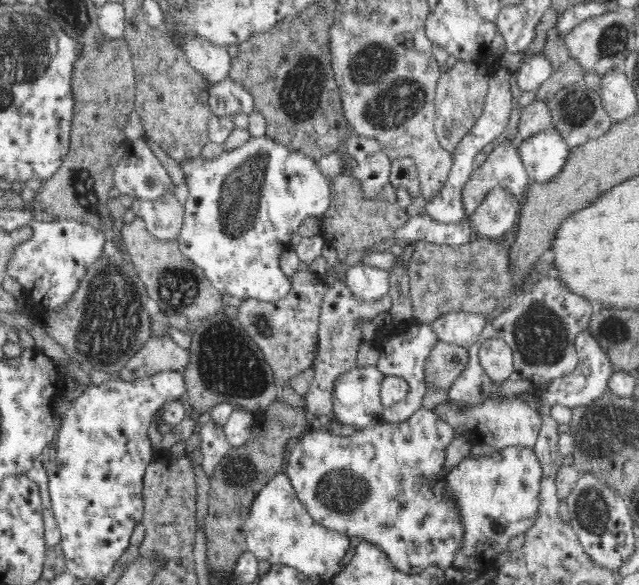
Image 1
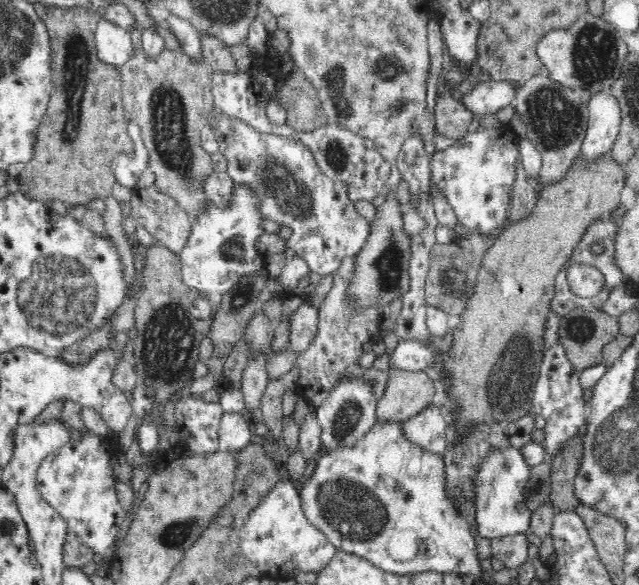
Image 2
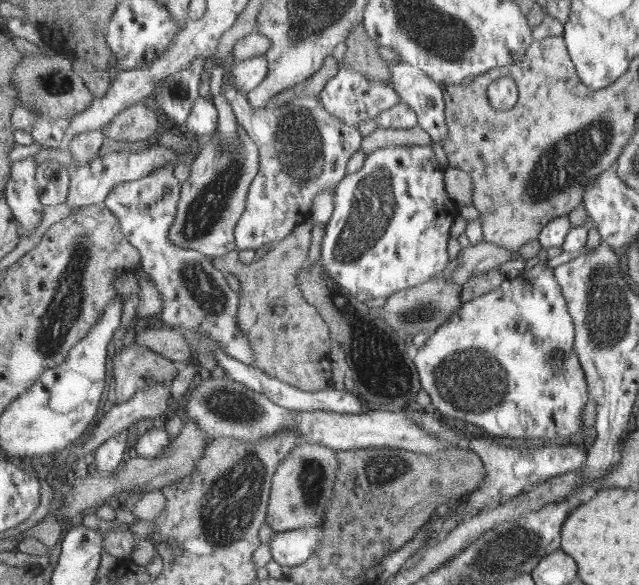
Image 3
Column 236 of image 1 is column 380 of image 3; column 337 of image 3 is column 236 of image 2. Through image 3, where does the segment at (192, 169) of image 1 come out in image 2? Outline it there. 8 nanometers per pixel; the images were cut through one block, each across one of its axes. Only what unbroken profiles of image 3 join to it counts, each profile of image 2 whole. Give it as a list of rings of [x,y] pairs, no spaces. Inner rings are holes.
[[[234,184],[230,202],[227,209],[220,209],[210,202],[209,209],[193,220],[188,242],[178,253],[184,284],[203,297],[224,295],[241,276],[264,267],[264,255],[255,246],[258,237],[264,234],[264,227],[260,224],[266,221],[255,212],[258,201],[250,196],[250,189]]]

